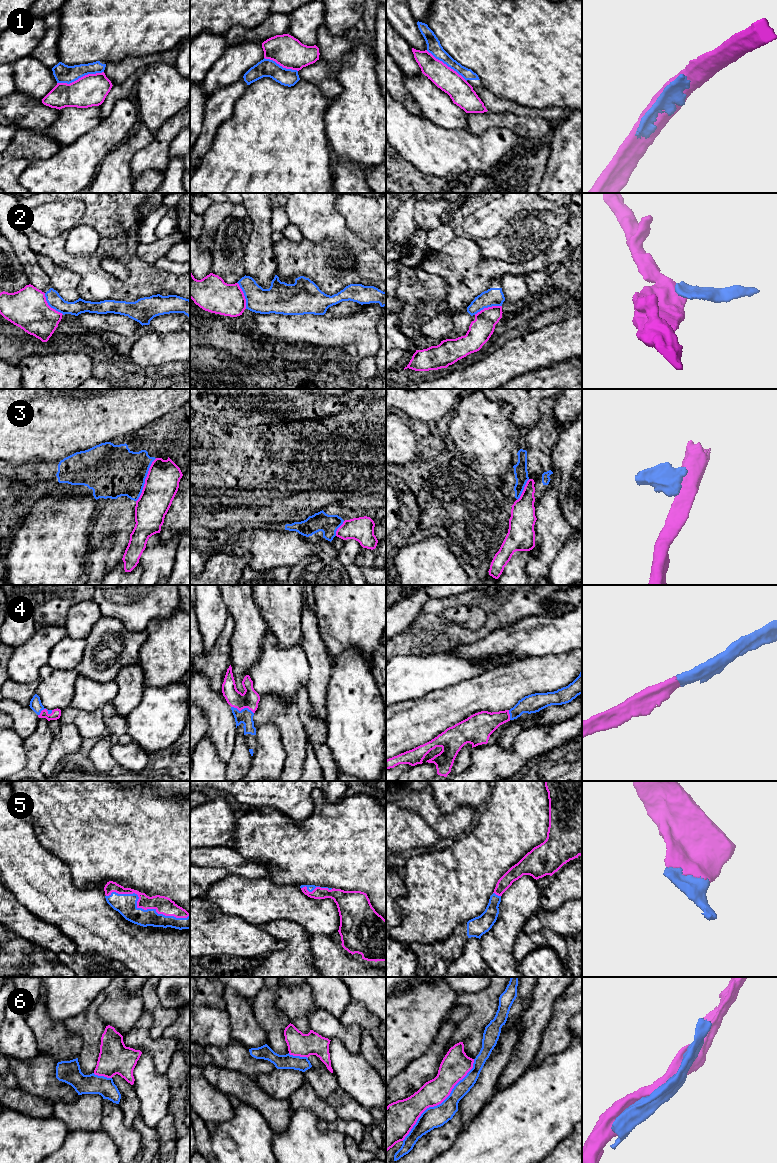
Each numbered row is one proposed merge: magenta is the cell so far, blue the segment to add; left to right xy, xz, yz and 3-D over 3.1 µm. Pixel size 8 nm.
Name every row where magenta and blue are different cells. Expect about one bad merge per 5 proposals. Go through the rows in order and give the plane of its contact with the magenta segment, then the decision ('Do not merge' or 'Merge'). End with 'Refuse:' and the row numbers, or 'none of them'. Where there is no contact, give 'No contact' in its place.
1: Touches magenta in xy. Do not merge
2: Touches magenta in yz. Do not merge
3: Touches magenta in xy. Do not merge
4: Touches magenta in xz. Merge
5: Touches magenta in xy. Merge
6: Touches magenta in yz. Do not merge
Refuse: 1, 2, 3, 6

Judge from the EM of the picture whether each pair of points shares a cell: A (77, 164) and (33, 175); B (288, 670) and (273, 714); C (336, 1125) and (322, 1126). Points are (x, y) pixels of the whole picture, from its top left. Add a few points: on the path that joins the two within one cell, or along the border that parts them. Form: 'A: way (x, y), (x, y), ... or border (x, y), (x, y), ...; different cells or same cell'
A: way (66, 174), (44, 175); same cell
B: border (260, 697), (274, 694), (282, 701), (295, 702); different cells
C: way (333, 1125), (325, 1126); same cell

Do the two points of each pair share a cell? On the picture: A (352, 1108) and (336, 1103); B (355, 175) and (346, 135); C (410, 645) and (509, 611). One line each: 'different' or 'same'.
A: same
B: different
C: same

